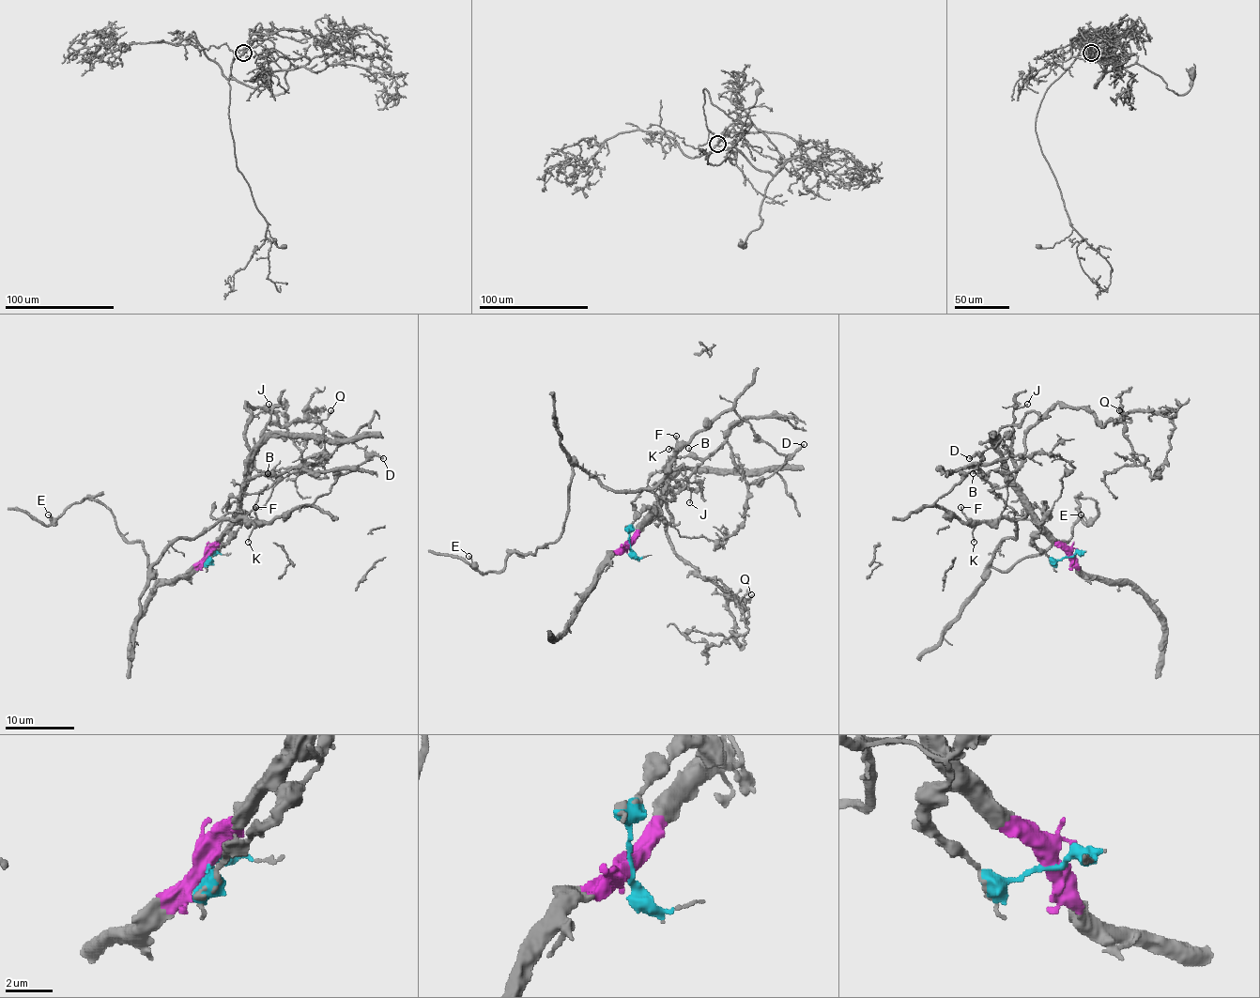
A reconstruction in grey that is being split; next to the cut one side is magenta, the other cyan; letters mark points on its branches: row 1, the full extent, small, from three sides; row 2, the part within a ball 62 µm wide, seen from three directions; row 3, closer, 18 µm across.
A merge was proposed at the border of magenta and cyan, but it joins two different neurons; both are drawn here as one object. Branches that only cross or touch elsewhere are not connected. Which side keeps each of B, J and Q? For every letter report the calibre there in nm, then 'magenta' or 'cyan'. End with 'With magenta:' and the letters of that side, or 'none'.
B: 220 nm thick; magenta
J: 140 nm thick; magenta
Q: 150 nm thick; magenta
With magenta: B, J, Q

